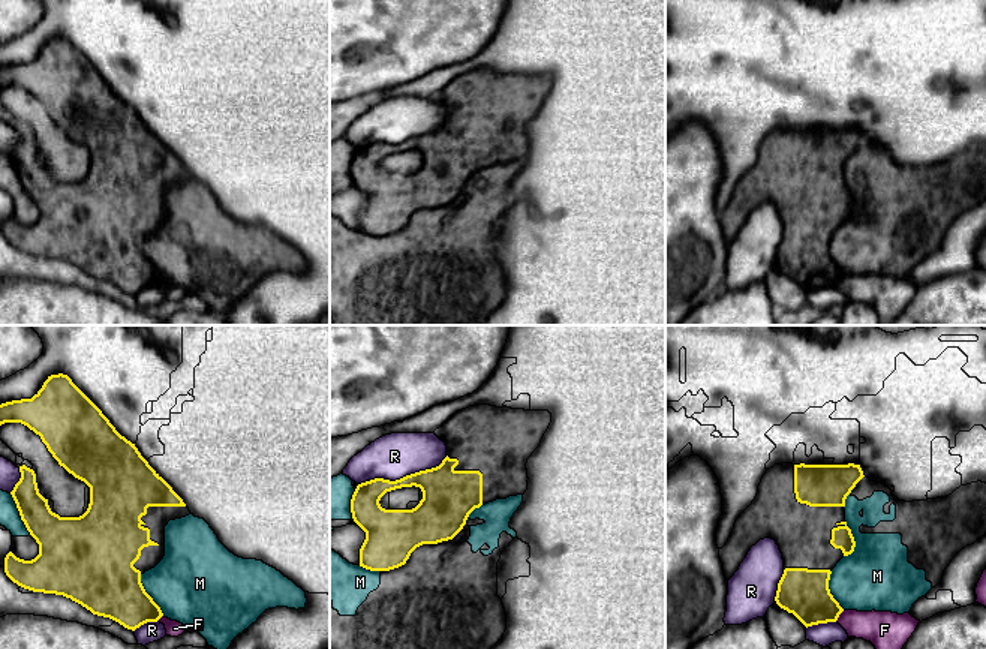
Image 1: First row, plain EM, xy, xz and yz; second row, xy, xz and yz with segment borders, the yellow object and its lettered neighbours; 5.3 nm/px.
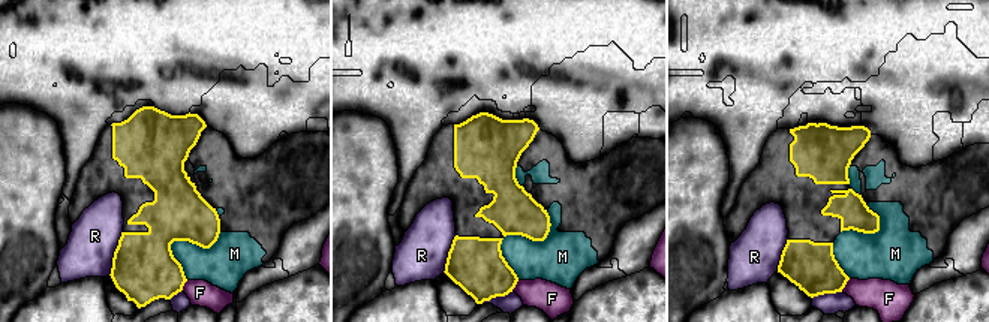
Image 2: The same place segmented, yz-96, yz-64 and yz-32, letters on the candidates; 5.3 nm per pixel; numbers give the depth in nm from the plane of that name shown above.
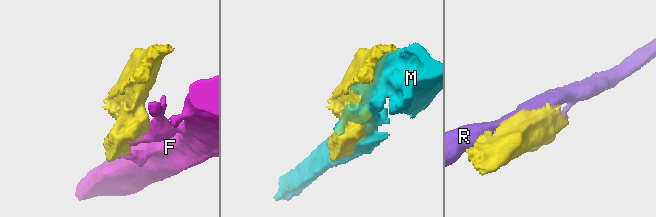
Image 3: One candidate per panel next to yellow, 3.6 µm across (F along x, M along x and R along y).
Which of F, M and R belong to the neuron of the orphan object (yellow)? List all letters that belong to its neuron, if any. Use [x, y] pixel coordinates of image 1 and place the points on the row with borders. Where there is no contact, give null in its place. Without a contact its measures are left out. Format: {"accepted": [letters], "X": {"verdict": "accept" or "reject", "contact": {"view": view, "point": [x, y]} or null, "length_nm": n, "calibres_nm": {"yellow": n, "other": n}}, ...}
{"accepted": [], "F": {"verdict": "reject", "contact": {"view": "yz", "point": [838, 616]}, "length_nm": 80, "calibres_nm": {"yellow": 260, "other": 190}}, "M": {"verdict": "reject", "contact": {"view": "xy", "point": [149, 595]}, "length_nm": 260, "calibres_nm": {"yellow": 360, "other": 440}}, "R": {"verdict": "reject", "contact": {"view": "xz", "point": [403, 477]}, "length_nm": 500, "calibres_nm": {"yellow": 260, "other": 240}}}

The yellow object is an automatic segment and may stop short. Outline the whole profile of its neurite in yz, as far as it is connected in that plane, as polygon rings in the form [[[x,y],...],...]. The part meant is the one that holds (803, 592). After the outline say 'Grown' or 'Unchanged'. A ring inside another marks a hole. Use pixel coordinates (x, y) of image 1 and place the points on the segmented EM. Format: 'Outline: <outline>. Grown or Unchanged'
Outline: [[[791,465],[767,469],[752,504],[740,514],[719,558],[730,580],[752,546],[772,538],[784,559],[784,574],[778,583],[776,606],[793,613],[806,628],[836,622],[844,609],[829,589],[832,570],[854,552],[856,541],[845,522],[845,499],[863,478],[860,465]]]. Grown

